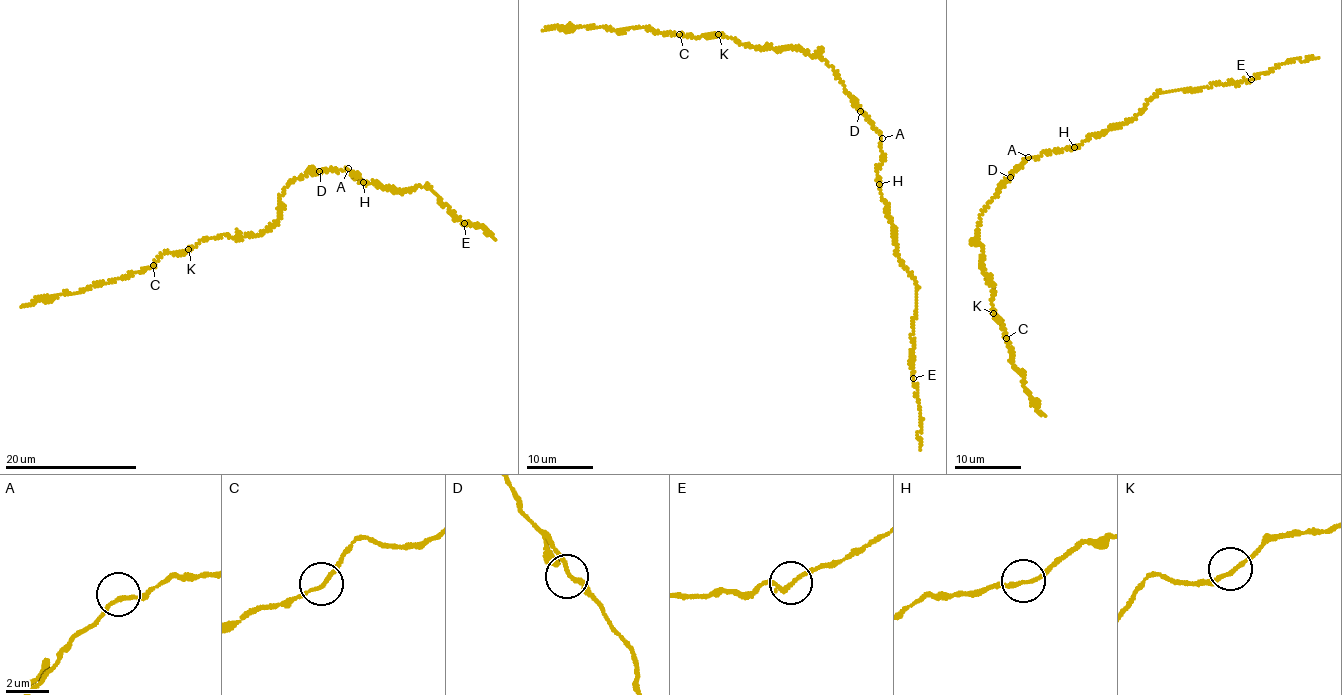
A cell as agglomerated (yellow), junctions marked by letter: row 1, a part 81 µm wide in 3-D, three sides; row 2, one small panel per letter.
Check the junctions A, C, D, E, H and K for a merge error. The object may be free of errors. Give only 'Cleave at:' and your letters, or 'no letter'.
Cleave at: no letter

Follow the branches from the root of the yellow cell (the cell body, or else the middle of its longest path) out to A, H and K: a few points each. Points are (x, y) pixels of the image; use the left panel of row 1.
A: (321, 172), (348, 168)
H: (321, 172), (346, 169), (358, 174), (355, 176), (363, 182)
K: (321, 172), (305, 174), (285, 187), (279, 219), (261, 234), (208, 237), (188, 249)

